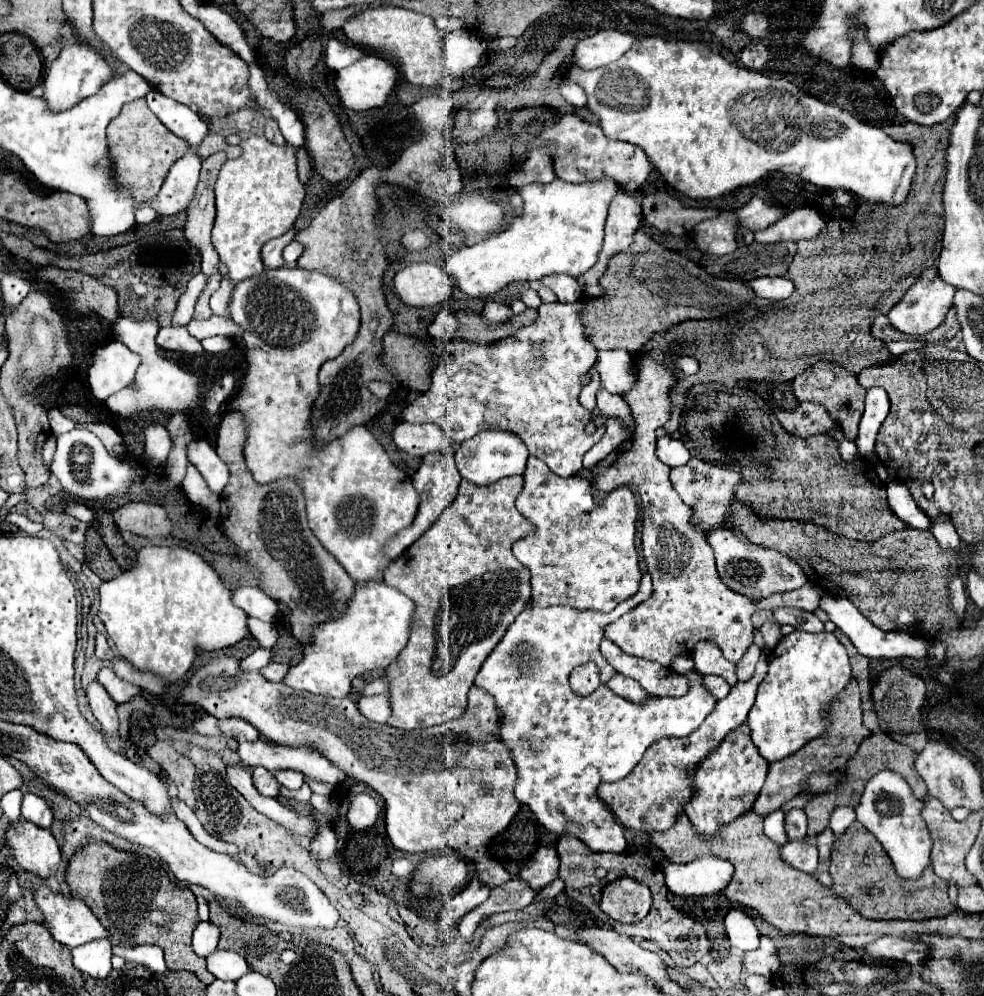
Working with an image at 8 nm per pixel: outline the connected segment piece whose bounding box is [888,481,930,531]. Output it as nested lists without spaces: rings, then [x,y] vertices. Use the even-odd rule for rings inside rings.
[[[890,481],[888,483],[888,503],[890,509],[910,527],[914,529],[924,529],[930,531],[930,519],[918,509],[916,501],[912,499],[910,491],[906,489],[906,485],[898,483],[898,481]]]

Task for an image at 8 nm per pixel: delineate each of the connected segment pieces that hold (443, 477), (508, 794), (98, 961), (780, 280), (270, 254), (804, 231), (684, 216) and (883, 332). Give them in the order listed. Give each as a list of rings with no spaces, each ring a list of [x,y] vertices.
[[[428,453],[428,455],[422,459],[422,463],[420,463],[416,475],[412,477],[412,485],[416,487],[416,491],[418,491],[418,495],[420,495],[418,513],[416,513],[416,519],[410,523],[410,527],[402,529],[400,533],[396,533],[394,537],[388,539],[388,545],[384,547],[384,555],[386,555],[390,561],[398,559],[398,557],[442,515],[442,511],[446,509],[446,505],[450,505],[452,499],[456,497],[460,481],[462,481],[462,477],[460,477],[460,473],[458,473],[458,469],[456,469],[456,463],[454,463],[454,457],[452,457],[452,455],[446,455],[446,453]]]
[[[234,657],[212,659],[202,667],[202,689],[200,677],[194,673],[180,691],[178,703],[200,705],[218,719],[242,717],[280,745],[314,745],[348,777],[370,785],[384,797],[386,831],[396,849],[404,853],[456,851],[476,865],[482,883],[496,887],[510,881],[504,865],[486,855],[490,841],[510,825],[520,809],[514,797],[516,767],[506,745],[496,737],[500,715],[492,695],[472,687],[464,717],[440,727],[404,731],[360,717],[350,697],[328,699],[296,691],[284,683],[266,681],[258,671],[242,673],[238,663]]]
[[[98,939],[88,945],[80,945],[72,949],[72,959],[74,967],[84,975],[84,977],[94,977],[94,979],[104,979],[112,971],[112,945],[108,939]]]
[[[758,277],[752,281],[746,281],[746,287],[752,289],[752,293],[760,299],[770,301],[782,301],[792,295],[794,285],[788,277]]]
[[[292,227],[288,233],[284,233],[282,237],[276,237],[272,241],[268,241],[264,247],[262,247],[262,261],[268,269],[276,269],[276,267],[282,267],[284,265],[284,259],[282,259],[282,249],[292,243],[292,239],[296,237],[296,229]]]
[[[804,207],[804,209],[796,209],[784,215],[780,221],[772,223],[768,229],[756,231],[754,239],[758,243],[800,241],[806,237],[816,237],[822,227],[824,227],[824,221],[820,217],[820,211],[812,207]]]
[[[654,191],[646,195],[642,201],[642,209],[648,225],[656,227],[662,233],[672,233],[672,235],[686,235],[700,221],[714,219],[718,215],[718,209],[686,207],[676,197],[664,191]]]
[[[878,315],[872,323],[872,335],[876,339],[882,339],[882,341],[898,341],[898,339],[906,339],[906,335],[902,335],[900,331],[896,331],[892,327],[892,323],[888,321],[886,315]]]

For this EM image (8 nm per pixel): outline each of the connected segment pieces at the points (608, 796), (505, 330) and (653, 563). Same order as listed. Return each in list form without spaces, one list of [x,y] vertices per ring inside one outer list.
[[[762,657],[758,661],[758,671],[754,673],[754,677],[746,683],[736,683],[724,699],[716,701],[714,711],[698,729],[694,729],[686,737],[666,737],[652,743],[640,763],[630,771],[630,775],[626,775],[622,781],[602,783],[598,787],[598,797],[610,805],[612,813],[624,827],[634,831],[666,831],[674,825],[676,815],[684,811],[684,801],[688,801],[688,795],[692,793],[692,767],[696,767],[696,763],[708,757],[708,753],[712,753],[722,743],[730,729],[746,721],[748,711],[754,705],[756,689],[766,677],[766,673],[768,659]]]
[[[526,309],[522,315],[512,317],[506,325],[498,327],[498,329],[490,329],[480,315],[474,313],[464,313],[460,311],[460,319],[458,319],[458,329],[452,335],[452,339],[464,339],[464,341],[474,341],[474,343],[494,343],[498,339],[504,339],[512,333],[516,333],[516,329],[522,329],[524,325],[530,325],[536,321],[536,309]]]
[[[644,357],[640,361],[640,377],[634,389],[630,389],[628,393],[624,393],[624,401],[630,405],[632,409],[632,417],[636,421],[636,429],[634,429],[634,437],[624,441],[616,451],[612,451],[606,459],[602,459],[596,467],[592,467],[592,485],[598,491],[612,491],[614,487],[630,487],[636,489],[640,495],[640,505],[642,505],[642,553],[646,557],[646,565],[648,565],[648,573],[652,575],[652,583],[654,583],[654,593],[648,601],[644,601],[642,605],[638,605],[636,609],[628,611],[624,617],[620,617],[618,621],[614,621],[612,625],[608,625],[604,630],[604,637],[612,640],[625,653],[634,657],[642,657],[642,659],[650,659],[650,661],[658,661],[664,667],[670,667],[670,661],[676,655],[690,655],[694,645],[700,639],[712,639],[718,643],[718,647],[722,649],[724,657],[732,663],[738,663],[740,657],[746,653],[748,645],[752,645],[752,613],[760,611],[760,609],[770,609],[768,605],[782,605],[782,607],[796,607],[796,609],[804,609],[804,611],[814,611],[818,607],[820,595],[822,591],[808,583],[800,589],[794,591],[786,591],[786,593],[774,593],[768,595],[760,601],[752,601],[750,597],[744,597],[732,589],[728,589],[722,579],[718,577],[716,571],[716,561],[714,561],[714,553],[712,547],[708,545],[706,533],[702,529],[696,529],[690,521],[692,521],[692,509],[678,497],[678,493],[672,489],[670,483],[670,467],[664,465],[658,457],[656,457],[656,435],[654,431],[658,427],[662,427],[668,417],[670,417],[670,387],[676,385],[674,375],[660,363],[652,361],[650,357]]]

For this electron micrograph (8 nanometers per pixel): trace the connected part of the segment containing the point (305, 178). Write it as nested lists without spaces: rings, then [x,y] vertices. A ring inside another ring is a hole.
[[[294,147],[294,153],[296,153],[296,167],[298,167],[298,179],[302,185],[306,185],[310,181],[310,175],[312,175],[312,161],[310,161],[310,155],[304,147]]]

